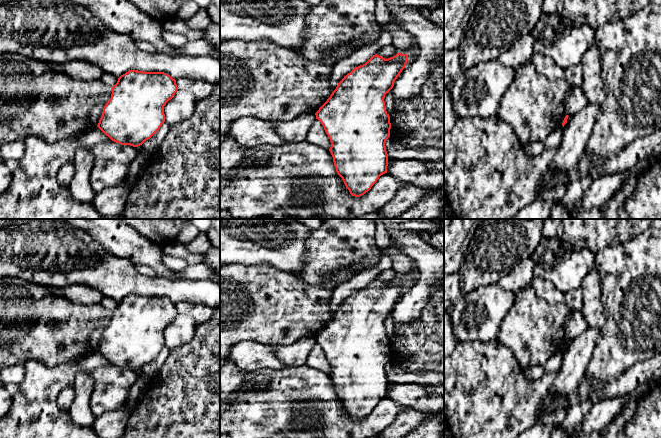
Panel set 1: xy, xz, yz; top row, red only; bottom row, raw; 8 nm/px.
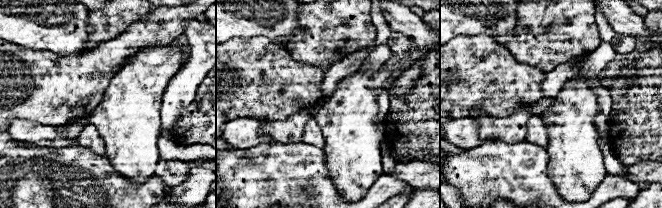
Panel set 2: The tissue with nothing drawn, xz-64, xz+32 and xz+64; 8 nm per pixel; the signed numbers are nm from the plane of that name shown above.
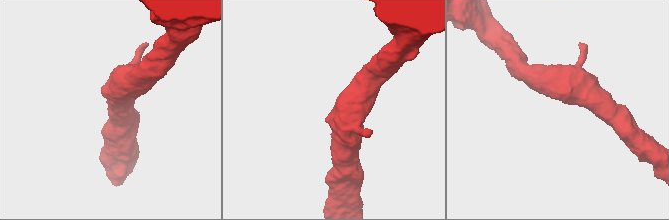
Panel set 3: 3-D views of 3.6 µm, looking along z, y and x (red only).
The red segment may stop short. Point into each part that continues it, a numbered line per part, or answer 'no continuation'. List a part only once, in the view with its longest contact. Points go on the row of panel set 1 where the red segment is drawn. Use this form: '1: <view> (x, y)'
no continuation

